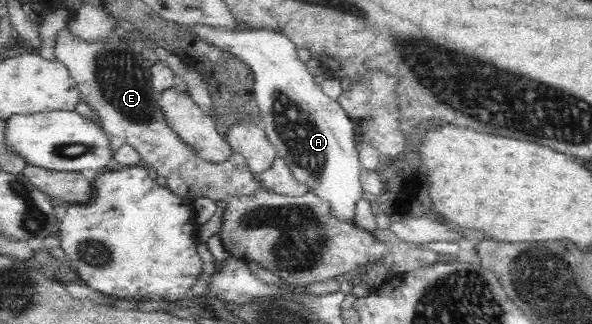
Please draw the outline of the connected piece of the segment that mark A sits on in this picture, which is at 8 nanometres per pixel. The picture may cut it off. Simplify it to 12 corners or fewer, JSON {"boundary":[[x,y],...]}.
{"boundary":[[184,25],[254,73],[268,140],[340,221],[363,197],[355,125],[269,29]]}

